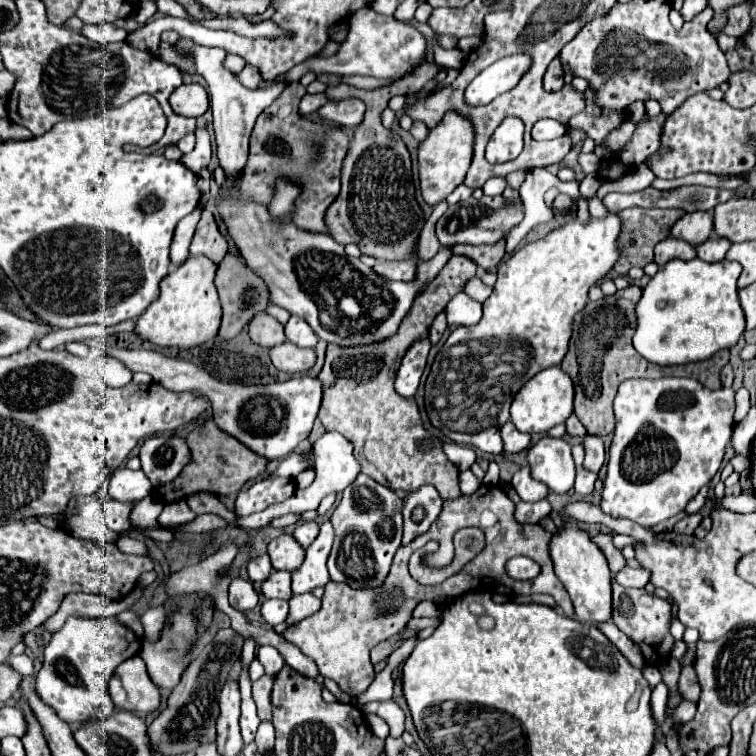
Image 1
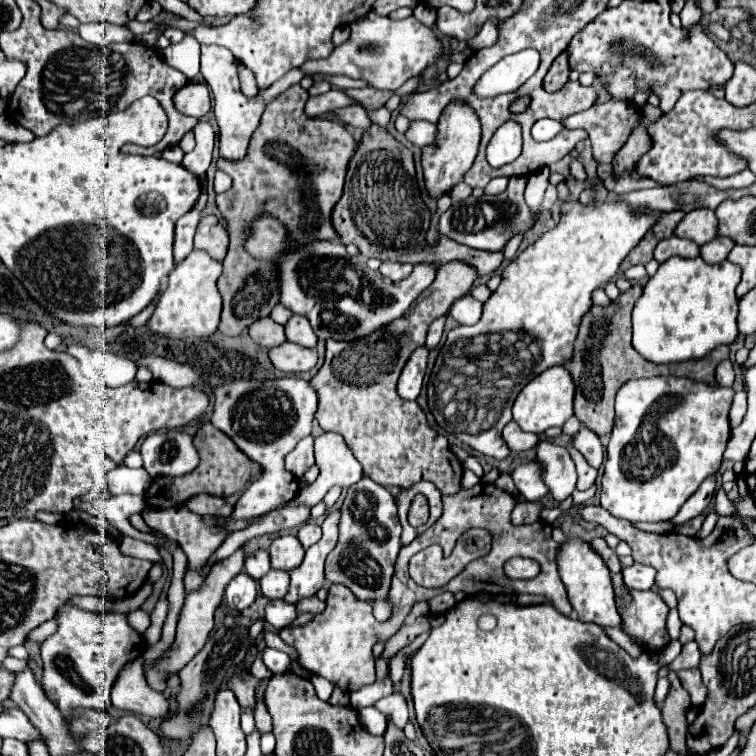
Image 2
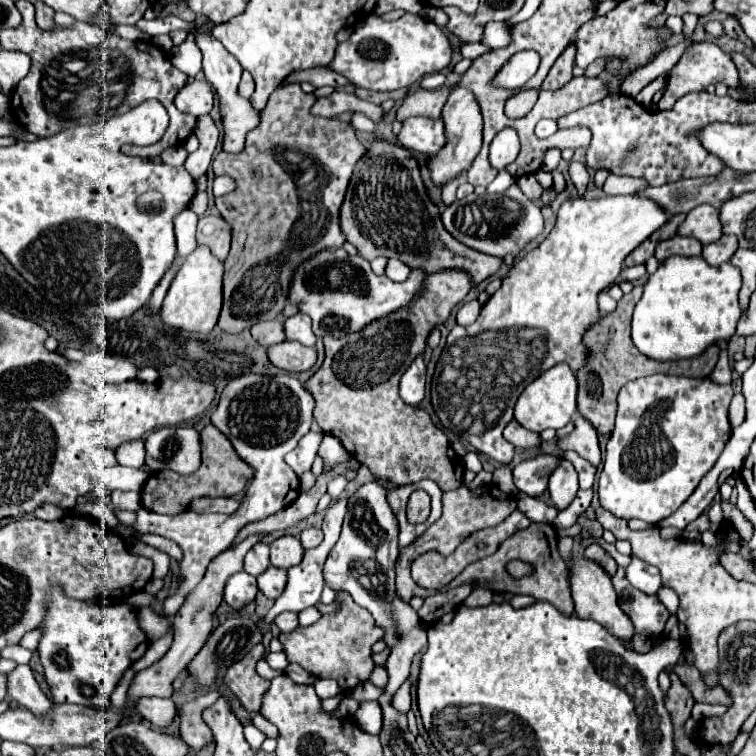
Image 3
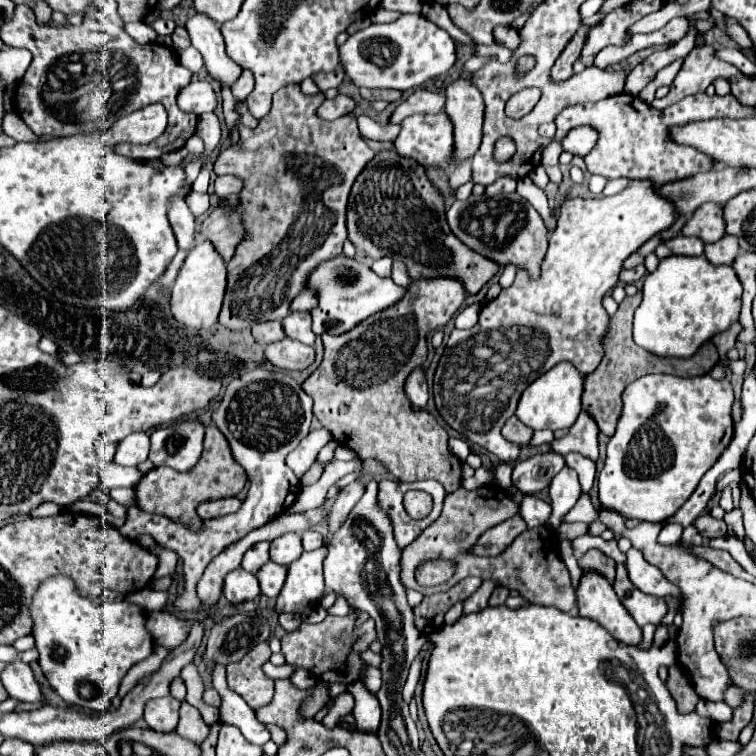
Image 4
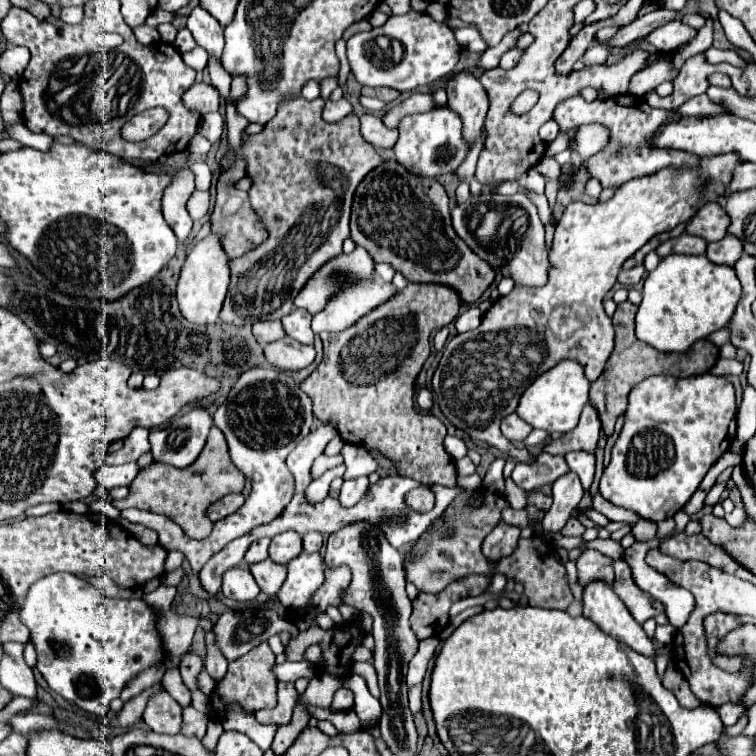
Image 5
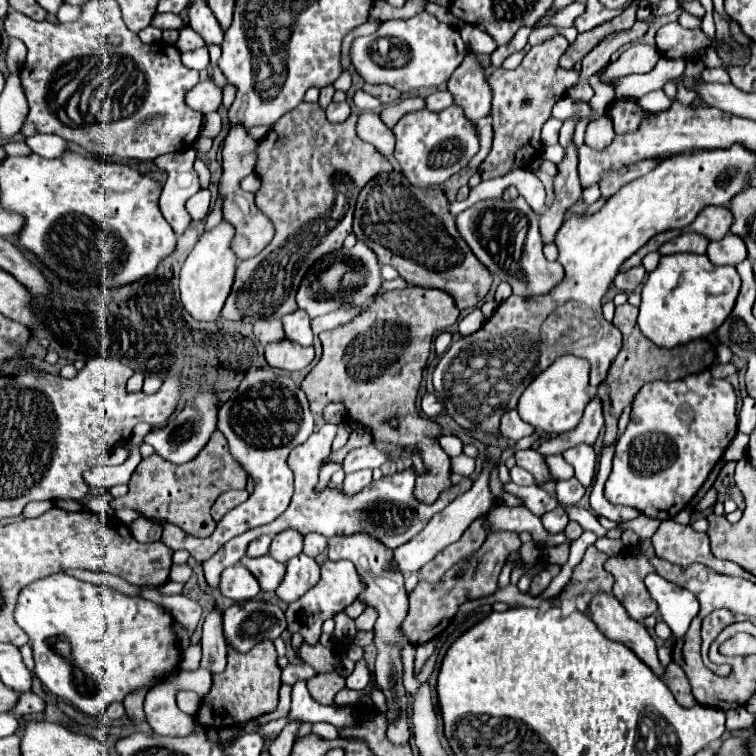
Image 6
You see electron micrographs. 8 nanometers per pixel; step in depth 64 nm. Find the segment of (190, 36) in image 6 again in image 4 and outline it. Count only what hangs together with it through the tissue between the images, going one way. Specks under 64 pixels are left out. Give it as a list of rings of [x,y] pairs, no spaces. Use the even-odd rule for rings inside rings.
[[[176,26],[174,34],[172,34],[172,40],[174,40],[174,48],[190,46],[190,38],[188,38],[188,32],[186,32],[184,26]]]

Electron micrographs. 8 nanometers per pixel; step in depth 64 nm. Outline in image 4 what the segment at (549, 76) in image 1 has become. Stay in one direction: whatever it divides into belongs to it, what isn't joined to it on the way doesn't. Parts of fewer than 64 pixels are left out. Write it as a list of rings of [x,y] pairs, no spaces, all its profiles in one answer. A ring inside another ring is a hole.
[[[580,26],[580,30],[574,34],[574,38],[564,48],[564,52],[558,56],[558,60],[556,60],[556,64],[552,66],[552,72],[550,72],[552,82],[564,82],[572,76],[572,64],[580,56],[580,50],[582,50],[584,38],[586,38],[586,30],[588,30],[588,26]]]

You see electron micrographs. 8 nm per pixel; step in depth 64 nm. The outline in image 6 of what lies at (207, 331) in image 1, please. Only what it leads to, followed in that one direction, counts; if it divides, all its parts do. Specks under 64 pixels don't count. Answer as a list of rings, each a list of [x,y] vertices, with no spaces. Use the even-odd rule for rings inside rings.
[[[220,222],[214,230],[208,234],[202,234],[192,252],[188,254],[186,262],[182,264],[180,272],[180,300],[184,310],[196,320],[216,320],[220,316],[220,310],[230,294],[232,282],[234,282],[234,270],[238,258],[230,250],[230,240],[234,236],[234,228],[228,222]]]

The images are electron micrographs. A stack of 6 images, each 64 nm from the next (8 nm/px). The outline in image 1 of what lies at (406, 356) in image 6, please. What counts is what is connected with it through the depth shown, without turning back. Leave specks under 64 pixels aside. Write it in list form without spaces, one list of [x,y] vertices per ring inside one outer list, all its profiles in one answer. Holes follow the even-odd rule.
[[[452,256],[444,270],[440,270],[440,274],[428,284],[426,292],[414,300],[412,310],[400,324],[400,330],[386,342],[356,348],[328,344],[326,364],[318,374],[324,382],[324,398],[318,418],[326,430],[336,430],[354,444],[354,456],[364,474],[394,492],[412,492],[424,484],[432,484],[438,488],[442,500],[460,496],[456,466],[440,450],[420,452],[416,448],[416,432],[424,432],[420,412],[414,400],[396,394],[394,376],[408,346],[416,338],[424,338],[428,334],[434,316],[442,312],[458,292],[462,292],[464,282],[476,274],[476,268],[476,262],[470,258]]]

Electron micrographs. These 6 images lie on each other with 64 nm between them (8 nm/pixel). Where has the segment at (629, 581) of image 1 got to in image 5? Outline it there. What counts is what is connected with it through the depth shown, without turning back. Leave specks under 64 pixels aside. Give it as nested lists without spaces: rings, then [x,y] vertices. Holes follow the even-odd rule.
[[[634,542],[628,550],[626,550],[626,556],[624,560],[628,562],[628,566],[632,568],[632,578],[634,582],[646,590],[648,594],[652,594],[656,600],[660,600],[664,606],[666,606],[666,616],[670,620],[670,624],[680,630],[686,620],[688,620],[688,614],[692,612],[694,608],[694,596],[688,594],[688,590],[672,584],[664,574],[660,574],[658,570],[654,570],[652,566],[646,564],[644,556],[648,552],[648,544],[640,544],[640,542]]]

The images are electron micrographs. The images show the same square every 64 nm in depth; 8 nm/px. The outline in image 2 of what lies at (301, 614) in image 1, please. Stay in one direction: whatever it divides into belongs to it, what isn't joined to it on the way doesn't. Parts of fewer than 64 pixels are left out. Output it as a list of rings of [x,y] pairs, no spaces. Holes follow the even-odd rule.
[[[316,596],[301,600],[296,604],[297,613],[311,612],[314,614],[322,612],[326,608],[326,603],[319,600]]]

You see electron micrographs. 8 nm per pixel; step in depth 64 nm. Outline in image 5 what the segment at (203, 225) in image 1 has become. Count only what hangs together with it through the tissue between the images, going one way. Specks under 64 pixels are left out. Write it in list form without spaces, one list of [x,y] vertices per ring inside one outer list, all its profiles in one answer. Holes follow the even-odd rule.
[[[243,160],[236,161],[226,169],[226,172],[220,174],[218,180],[218,198],[216,198],[216,206],[214,212],[210,214],[210,230],[212,234],[220,234],[224,252],[228,254],[230,260],[242,256],[246,250],[258,246],[264,238],[266,238],[266,230],[264,226],[258,222],[256,214],[250,208],[248,202],[248,194],[246,192],[238,192],[236,188],[232,188],[234,184],[246,175],[246,164]]]

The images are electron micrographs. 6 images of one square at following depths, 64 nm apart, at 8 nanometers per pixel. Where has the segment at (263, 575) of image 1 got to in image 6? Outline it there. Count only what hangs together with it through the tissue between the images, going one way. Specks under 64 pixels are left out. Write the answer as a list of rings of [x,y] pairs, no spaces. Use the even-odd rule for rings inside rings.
[[[260,536],[258,540],[254,540],[254,542],[248,546],[246,556],[250,556],[250,558],[260,558],[260,556],[268,554],[270,542],[272,542],[272,536]]]

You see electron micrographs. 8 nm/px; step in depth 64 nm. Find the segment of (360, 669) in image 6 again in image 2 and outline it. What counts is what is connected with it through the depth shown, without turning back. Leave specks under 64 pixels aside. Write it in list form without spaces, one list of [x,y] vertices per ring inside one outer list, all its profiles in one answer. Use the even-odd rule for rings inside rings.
[[[369,706],[359,710],[360,722],[364,724],[364,728],[374,736],[384,736],[384,730],[387,728],[387,721],[383,718],[383,714]]]

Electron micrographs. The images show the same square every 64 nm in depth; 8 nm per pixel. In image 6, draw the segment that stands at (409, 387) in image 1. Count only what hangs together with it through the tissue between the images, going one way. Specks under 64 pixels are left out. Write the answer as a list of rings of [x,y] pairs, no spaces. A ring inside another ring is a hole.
[[[424,394],[420,406],[422,406],[422,412],[424,412],[428,418],[434,418],[436,414],[442,412],[442,404],[436,400],[434,394]]]

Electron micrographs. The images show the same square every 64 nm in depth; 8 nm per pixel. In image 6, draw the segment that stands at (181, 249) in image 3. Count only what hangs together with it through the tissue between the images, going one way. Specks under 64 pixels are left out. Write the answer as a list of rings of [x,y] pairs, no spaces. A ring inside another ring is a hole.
[[[192,147],[158,156],[154,160],[160,170],[167,172],[166,184],[159,198],[159,208],[178,236],[182,236],[192,222],[184,204],[192,194],[200,190],[198,175],[193,167],[195,160],[196,152]]]

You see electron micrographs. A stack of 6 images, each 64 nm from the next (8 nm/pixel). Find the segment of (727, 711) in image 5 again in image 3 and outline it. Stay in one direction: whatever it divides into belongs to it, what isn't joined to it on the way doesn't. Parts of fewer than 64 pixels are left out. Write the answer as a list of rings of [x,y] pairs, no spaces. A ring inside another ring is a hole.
[[[694,704],[692,718],[700,720],[702,716],[712,716],[712,714],[724,714],[726,706],[712,706],[712,704]]]

